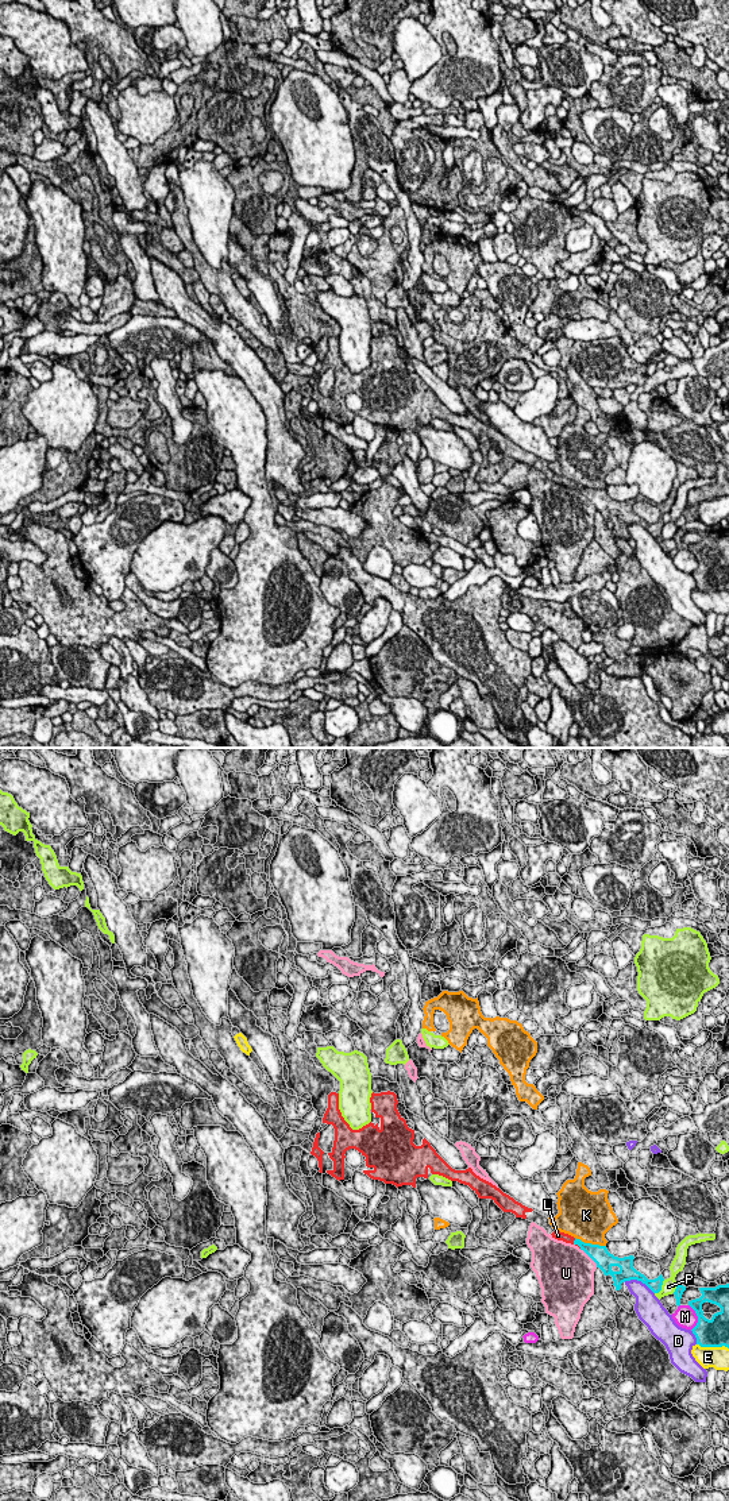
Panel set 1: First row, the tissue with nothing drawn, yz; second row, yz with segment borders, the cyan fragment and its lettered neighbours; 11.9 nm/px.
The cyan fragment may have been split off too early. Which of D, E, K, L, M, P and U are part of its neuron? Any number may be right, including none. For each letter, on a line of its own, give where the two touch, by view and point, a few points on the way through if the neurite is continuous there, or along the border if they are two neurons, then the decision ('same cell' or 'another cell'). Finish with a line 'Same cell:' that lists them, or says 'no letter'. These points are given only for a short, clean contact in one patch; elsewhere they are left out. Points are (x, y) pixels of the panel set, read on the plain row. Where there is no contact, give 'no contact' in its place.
D: contact yz (639, 524); another cell
E: contact yz (713, 590); another cell
K: contact yz (590, 487); another cell
L: contact yz (575, 487); same cell
M: contact yz (698, 562); another cell
P: contact yz (660, 532); another cell
U: contact yz (589, 500); another cell
Same cell: L

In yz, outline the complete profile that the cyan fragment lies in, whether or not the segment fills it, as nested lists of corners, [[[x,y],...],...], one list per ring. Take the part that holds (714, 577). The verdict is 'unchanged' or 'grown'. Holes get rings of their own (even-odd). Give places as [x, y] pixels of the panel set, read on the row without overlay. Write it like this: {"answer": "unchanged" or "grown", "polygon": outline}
{"answer": "unchanged", "polygon": [[[729,528],[716,532],[699,532],[702,540],[688,545],[688,549],[698,560],[697,570],[691,574],[701,591],[729,593]],[[711,547],[721,552],[709,564],[703,560],[702,548]]]}

